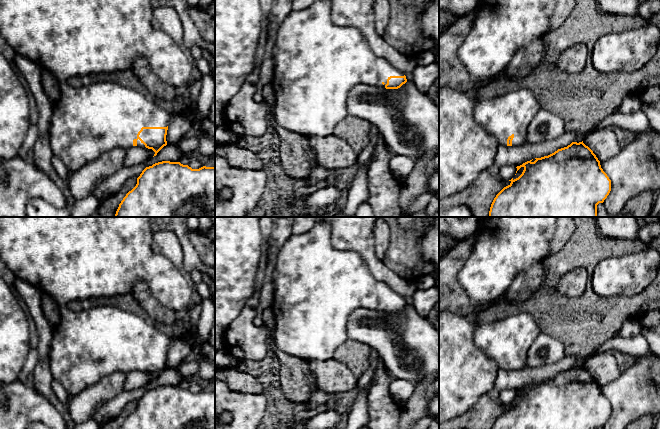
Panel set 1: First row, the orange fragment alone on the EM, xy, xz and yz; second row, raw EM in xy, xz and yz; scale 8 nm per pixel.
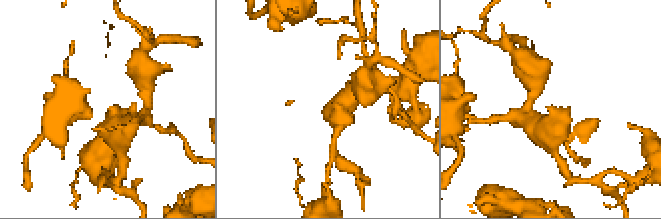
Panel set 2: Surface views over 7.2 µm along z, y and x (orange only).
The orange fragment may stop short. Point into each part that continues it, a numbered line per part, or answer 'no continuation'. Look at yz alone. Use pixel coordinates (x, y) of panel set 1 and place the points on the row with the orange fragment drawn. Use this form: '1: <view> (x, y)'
1: yz (501, 27)

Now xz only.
1: xz (316, 63)

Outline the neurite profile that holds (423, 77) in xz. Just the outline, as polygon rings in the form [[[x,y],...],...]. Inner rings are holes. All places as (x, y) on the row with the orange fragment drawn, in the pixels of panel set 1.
[[[436,63],[427,66],[416,66],[412,73],[412,82],[417,89],[427,93],[439,77],[439,66]]]

